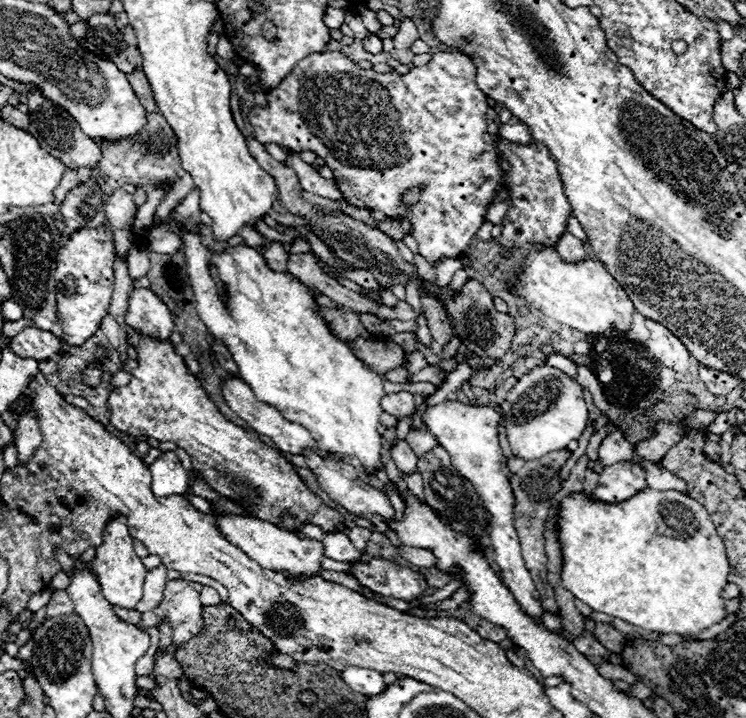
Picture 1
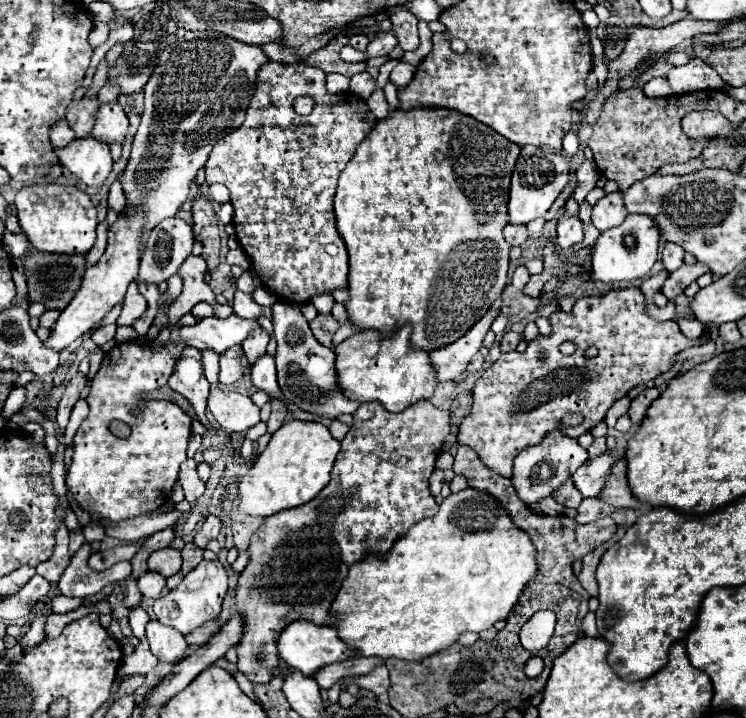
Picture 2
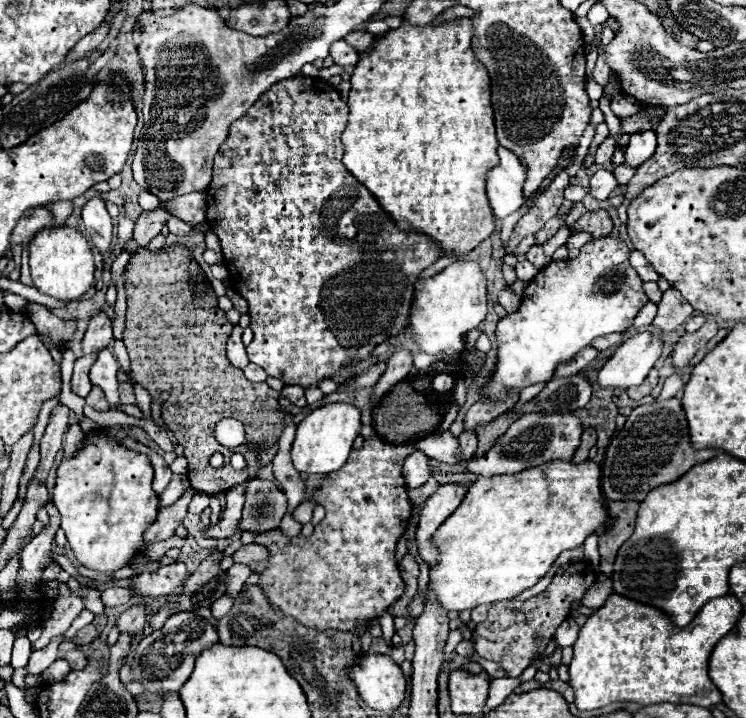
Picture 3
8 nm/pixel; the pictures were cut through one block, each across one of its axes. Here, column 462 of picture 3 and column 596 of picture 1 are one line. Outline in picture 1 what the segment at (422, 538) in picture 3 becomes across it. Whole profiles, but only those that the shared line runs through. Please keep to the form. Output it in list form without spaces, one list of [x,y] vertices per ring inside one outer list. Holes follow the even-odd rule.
[[[626,460],[606,466],[600,472],[600,480],[592,496],[602,502],[622,502],[644,488],[646,488],[646,472],[642,464],[634,460]]]

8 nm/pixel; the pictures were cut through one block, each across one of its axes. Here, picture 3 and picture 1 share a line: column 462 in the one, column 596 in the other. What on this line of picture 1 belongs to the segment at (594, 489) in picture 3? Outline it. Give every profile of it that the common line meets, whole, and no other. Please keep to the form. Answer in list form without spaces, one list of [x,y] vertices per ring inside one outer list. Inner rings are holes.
[[[642,490],[626,502],[594,502],[586,492],[570,494],[558,506],[558,542],[562,550],[560,584],[592,610],[622,618],[644,630],[660,634],[696,634],[724,620],[724,598],[720,592],[728,584],[730,564],[726,548],[716,534],[716,526],[706,508],[676,490]]]

